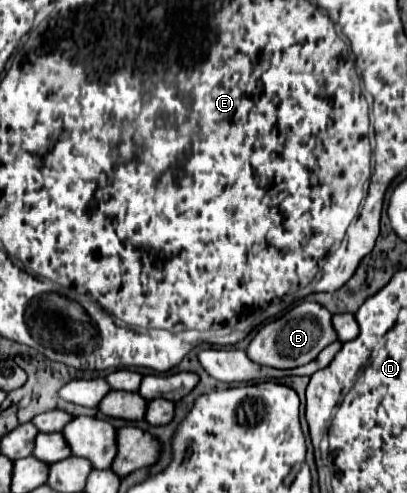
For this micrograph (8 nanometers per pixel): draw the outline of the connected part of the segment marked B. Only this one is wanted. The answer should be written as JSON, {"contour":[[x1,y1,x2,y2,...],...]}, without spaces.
{"contour":[[304,301,284,313,282,317,266,323,260,327,256,337,252,339,250,347,246,349,248,357,260,365,270,365,276,369,290,369,290,367,300,367,318,357,318,353,334,343,338,339,334,327,332,327,332,315,326,307,314,303,314,301]]}

